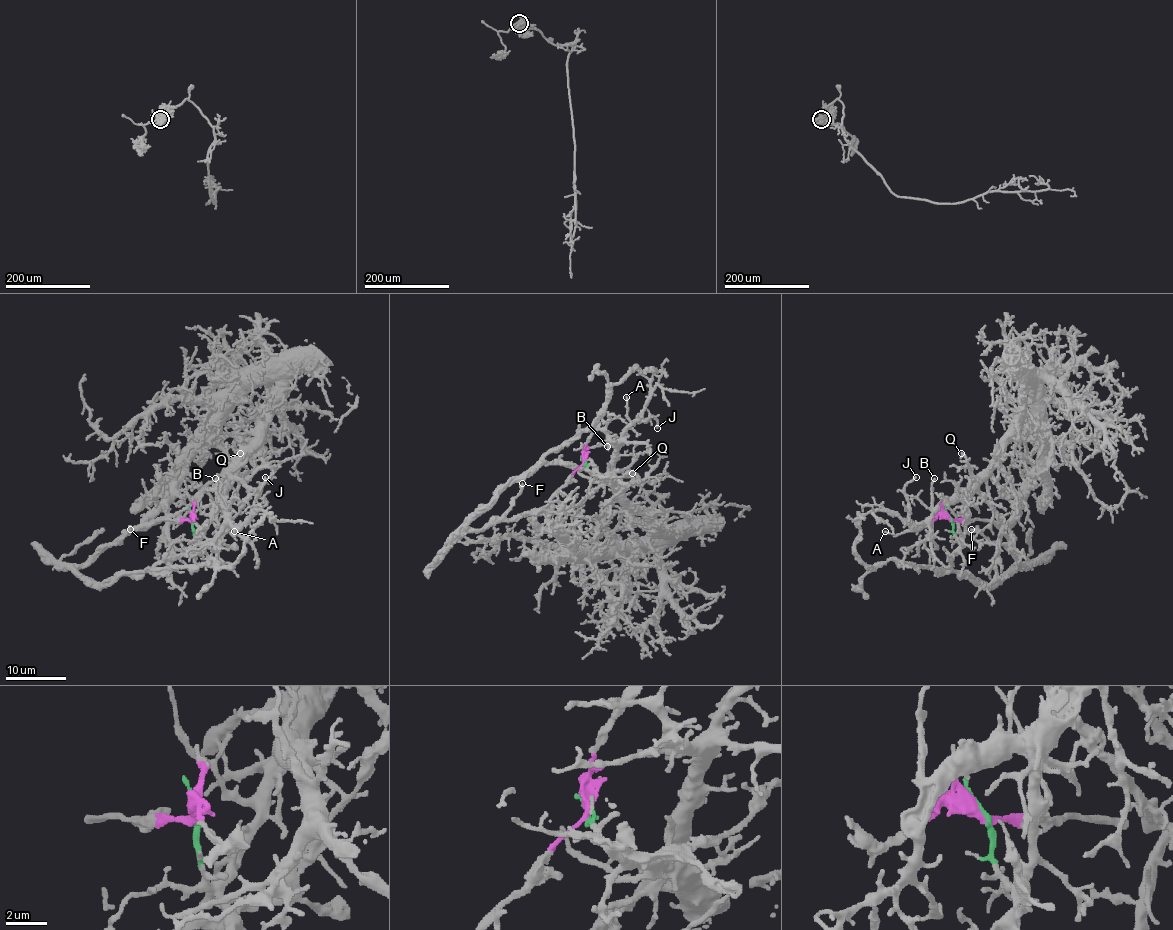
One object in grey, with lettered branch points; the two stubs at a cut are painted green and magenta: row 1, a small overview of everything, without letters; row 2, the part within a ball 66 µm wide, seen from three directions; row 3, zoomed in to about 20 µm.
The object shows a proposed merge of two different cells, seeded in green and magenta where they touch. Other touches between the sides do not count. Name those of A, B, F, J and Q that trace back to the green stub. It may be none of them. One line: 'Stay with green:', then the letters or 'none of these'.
Stay with green: A, B, J, Q

